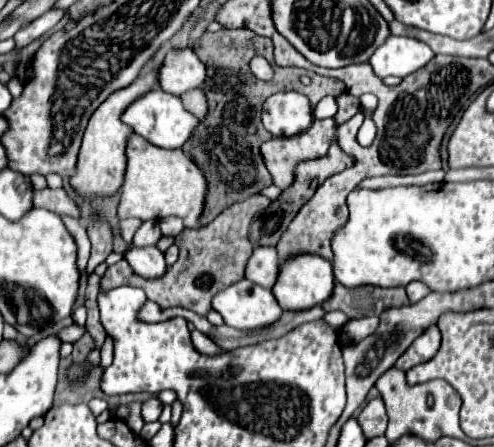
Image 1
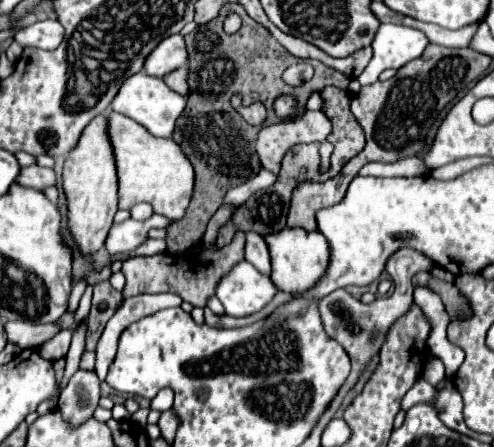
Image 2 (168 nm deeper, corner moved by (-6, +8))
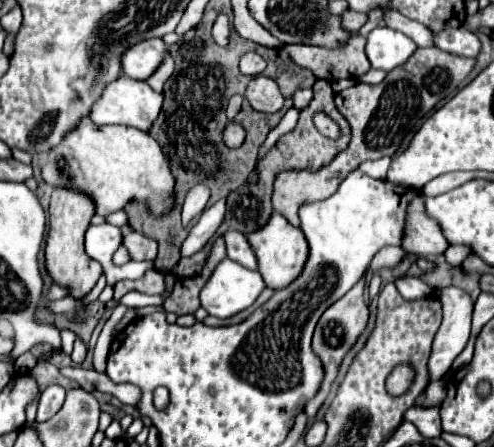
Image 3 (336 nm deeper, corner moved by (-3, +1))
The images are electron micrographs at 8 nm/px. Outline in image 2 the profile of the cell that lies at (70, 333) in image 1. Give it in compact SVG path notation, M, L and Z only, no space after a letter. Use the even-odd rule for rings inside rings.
M6 322L8 342L18 344L20 348L38 348L46 340L54 338L60 332L58 322L52 324L30 324L30 322Z

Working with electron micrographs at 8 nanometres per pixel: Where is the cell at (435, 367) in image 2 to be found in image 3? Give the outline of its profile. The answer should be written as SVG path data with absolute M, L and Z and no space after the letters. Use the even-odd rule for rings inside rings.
M441 289L439 299L443 303L443 323L437 331L433 353L429 359L431 381L441 379L451 369L455 357L465 349L473 313L473 301L463 289Z

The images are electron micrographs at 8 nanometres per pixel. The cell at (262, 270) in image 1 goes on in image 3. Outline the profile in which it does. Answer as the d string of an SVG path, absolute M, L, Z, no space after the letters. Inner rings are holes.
M227 231L223 235L225 239L225 247L227 247L227 257L241 263L247 269L257 269L257 259L255 253L251 249L251 245L247 243L247 237L237 233L237 231Z

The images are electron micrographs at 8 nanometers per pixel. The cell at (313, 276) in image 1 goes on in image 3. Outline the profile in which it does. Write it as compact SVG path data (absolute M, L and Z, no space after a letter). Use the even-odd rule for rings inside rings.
M275 211L271 215L269 223L265 223L265 227L261 227L261 231L247 235L247 241L253 247L255 257L259 261L259 273L261 273L263 281L271 289L283 289L291 281L295 281L307 261L307 255L309 255L309 247L307 247L307 241L303 237L301 229L287 223L287 219L277 215Z

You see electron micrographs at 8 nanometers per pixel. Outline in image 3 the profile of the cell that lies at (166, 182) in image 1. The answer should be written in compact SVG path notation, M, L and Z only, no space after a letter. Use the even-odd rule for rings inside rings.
M89 117L81 119L81 123L49 151L41 165L41 177L51 187L85 191L85 195L95 201L97 215L119 211L129 201L147 201L155 215L163 215L173 207L175 183L167 157L149 133L127 125L95 125Z

